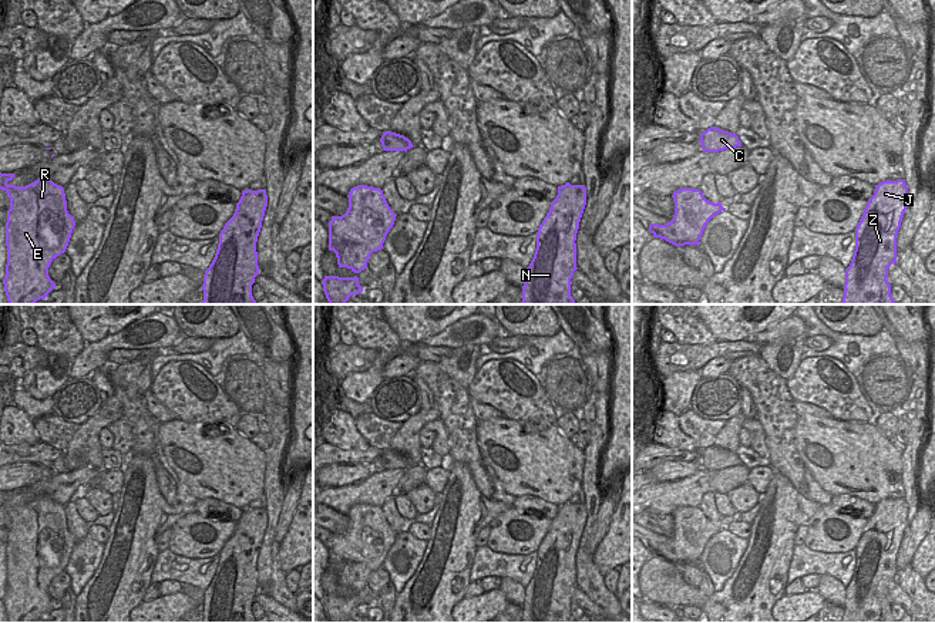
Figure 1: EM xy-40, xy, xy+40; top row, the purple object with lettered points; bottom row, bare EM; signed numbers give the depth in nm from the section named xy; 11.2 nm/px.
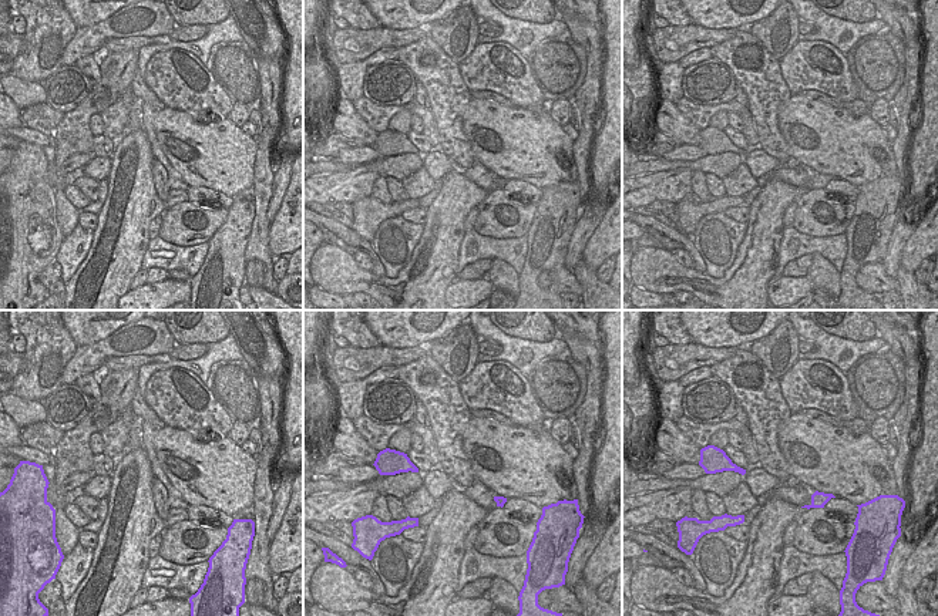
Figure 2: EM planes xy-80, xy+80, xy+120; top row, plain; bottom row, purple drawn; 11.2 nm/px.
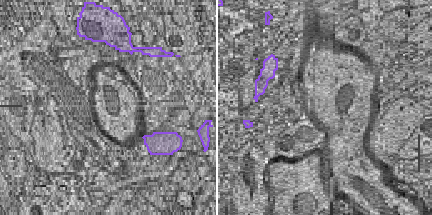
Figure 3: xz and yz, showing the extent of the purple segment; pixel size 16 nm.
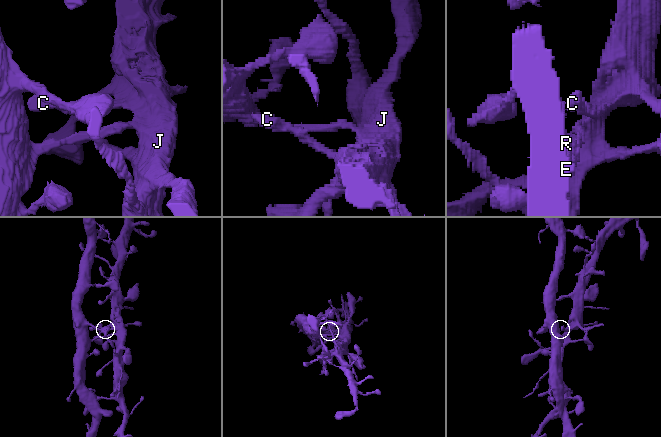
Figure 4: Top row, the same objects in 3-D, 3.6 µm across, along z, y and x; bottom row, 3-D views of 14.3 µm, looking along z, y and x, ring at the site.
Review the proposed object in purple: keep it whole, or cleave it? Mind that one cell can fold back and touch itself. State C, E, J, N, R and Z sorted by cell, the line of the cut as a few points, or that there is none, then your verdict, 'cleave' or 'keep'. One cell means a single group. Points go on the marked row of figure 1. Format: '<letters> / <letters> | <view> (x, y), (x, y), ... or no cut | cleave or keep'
C J N Z / E R | xy-40 (60, 201), (59, 219), (56, 222), (70, 236) | cleave

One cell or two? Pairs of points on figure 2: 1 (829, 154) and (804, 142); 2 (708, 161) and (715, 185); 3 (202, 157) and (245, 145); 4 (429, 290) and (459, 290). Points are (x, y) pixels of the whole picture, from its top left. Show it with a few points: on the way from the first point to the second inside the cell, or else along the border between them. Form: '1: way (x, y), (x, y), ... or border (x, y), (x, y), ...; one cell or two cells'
1: way (823, 148), (817, 142), (810, 142); one cell
2: border (705, 172), (712, 172), (720, 179); two cells
3: way (212, 155), (225, 155), (235, 151); one cell
4: border (456, 278), (444, 295); two cells

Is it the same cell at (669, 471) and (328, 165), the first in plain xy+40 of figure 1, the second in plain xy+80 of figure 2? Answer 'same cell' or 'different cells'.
different cells

